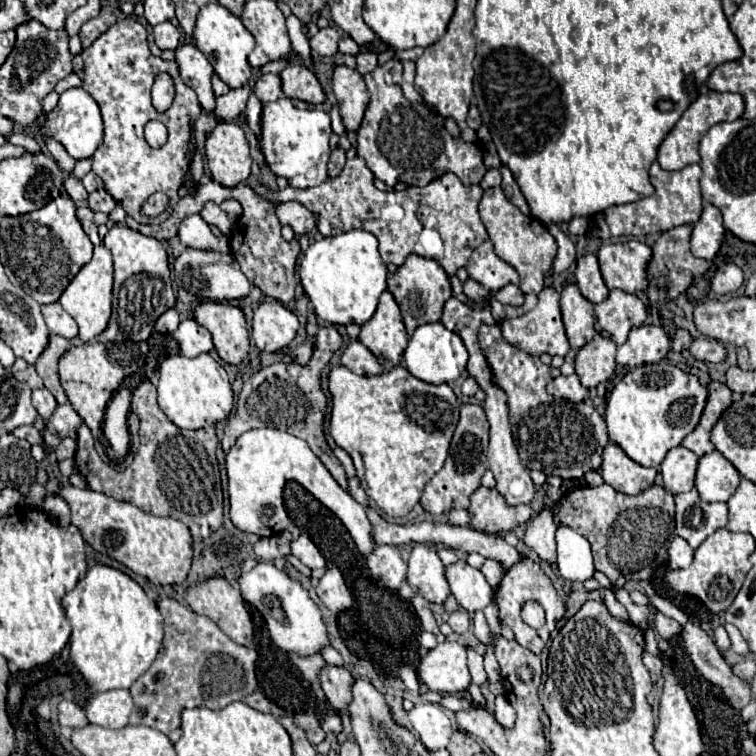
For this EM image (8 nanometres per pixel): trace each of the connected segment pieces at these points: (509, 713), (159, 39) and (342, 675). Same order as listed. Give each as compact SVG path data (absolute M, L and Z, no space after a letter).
M505 696L495 698L495 718L503 728L511 728L515 724L515 710Z
M161 22L155 26L153 30L153 36L155 36L155 42L161 50L175 50L179 46L179 30L171 24L171 22Z
M325 664L319 670L319 684L331 702L331 706L339 712L347 712L347 704L351 700L351 684L353 676L343 668L343 666L333 666Z

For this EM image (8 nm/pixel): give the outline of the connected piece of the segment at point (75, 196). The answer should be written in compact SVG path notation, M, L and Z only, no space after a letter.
M73 174L63 182L65 184L65 190L67 190L67 194L71 196L71 200L73 202L81 202L81 200L87 200L87 190L85 190L85 186L81 184L81 180L79 178L75 178Z

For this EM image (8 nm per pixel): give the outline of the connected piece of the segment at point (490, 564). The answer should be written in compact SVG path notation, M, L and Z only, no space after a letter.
M487 560L487 564L483 564L481 572L485 574L485 578L487 578L487 582L489 582L491 586L497 586L497 584L501 582L503 574L505 574L503 568L499 566L499 562L495 562L495 560Z

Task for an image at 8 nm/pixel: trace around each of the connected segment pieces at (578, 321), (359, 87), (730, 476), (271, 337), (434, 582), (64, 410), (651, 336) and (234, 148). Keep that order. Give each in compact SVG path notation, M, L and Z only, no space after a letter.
M569 284L561 292L561 312L571 348L573 350L583 348L597 334L593 304L587 298L583 298L575 284Z
M337 66L333 72L333 92L347 132L357 132L369 104L369 90L359 70Z
M711 452L699 460L695 488L705 502L727 502L739 486L737 468L721 454Z
M261 302L253 316L253 338L259 350L277 352L295 338L299 328L297 316L281 302Z
M417 544L409 556L407 566L409 586L419 592L425 600L443 604L451 590L445 580L445 566L439 560L437 552L427 544Z
M63 404L63 406L57 406L55 414L51 416L51 420L49 420L49 424L47 424L47 430L49 430L53 436L59 436L59 438L65 438L65 436L75 438L81 424L83 424L83 420L81 420L81 416L71 408L71 404Z
M635 326L629 338L617 350L617 362L635 368L639 364L655 364L669 352L669 336L661 326Z
M219 122L205 142L205 160L213 180L233 188L251 174L251 150L245 132L235 122Z

